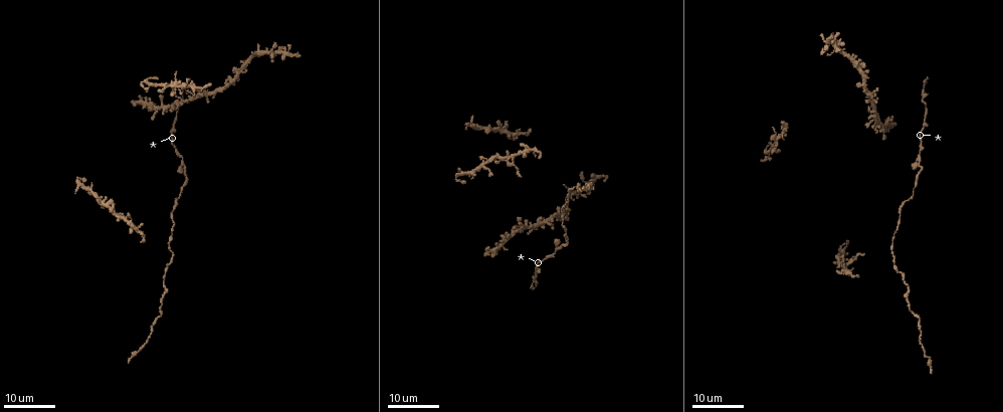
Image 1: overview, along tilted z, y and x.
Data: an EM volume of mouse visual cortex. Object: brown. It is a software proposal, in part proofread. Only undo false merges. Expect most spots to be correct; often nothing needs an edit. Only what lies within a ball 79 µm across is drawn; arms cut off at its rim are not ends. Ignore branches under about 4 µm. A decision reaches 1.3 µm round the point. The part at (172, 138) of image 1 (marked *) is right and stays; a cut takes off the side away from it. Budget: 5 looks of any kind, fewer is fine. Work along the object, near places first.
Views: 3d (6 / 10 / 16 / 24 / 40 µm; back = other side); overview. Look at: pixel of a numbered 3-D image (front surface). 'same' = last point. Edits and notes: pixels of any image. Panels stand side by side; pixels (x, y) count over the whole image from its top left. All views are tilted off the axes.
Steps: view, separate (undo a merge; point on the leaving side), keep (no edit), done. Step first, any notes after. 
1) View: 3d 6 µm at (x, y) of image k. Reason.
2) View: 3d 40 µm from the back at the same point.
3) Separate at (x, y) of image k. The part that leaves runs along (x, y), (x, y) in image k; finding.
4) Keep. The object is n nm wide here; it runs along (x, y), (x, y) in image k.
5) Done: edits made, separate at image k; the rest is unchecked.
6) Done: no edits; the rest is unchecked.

View: 3d 24 µm at (920, 320) of image 1.

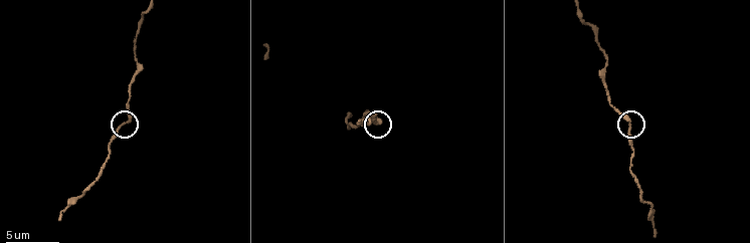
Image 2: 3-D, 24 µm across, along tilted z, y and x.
View: 3d 6 µm at (628, 127) of image 2.

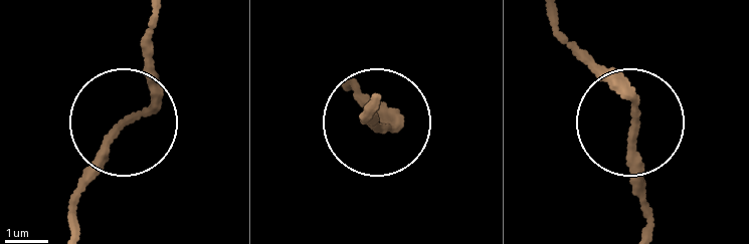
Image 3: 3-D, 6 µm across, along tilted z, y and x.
Keep. It runs along (552, 15), (634, 97), (644, 214) in image 3; continuous, no second neuron.

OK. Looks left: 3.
View: 3d 24 µm at (142, 235) of image 1. Sudden change in width.

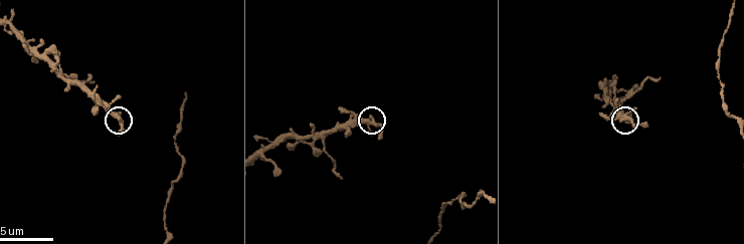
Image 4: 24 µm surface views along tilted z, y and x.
View: 3d 10 µm at (625, 117) of image 4.

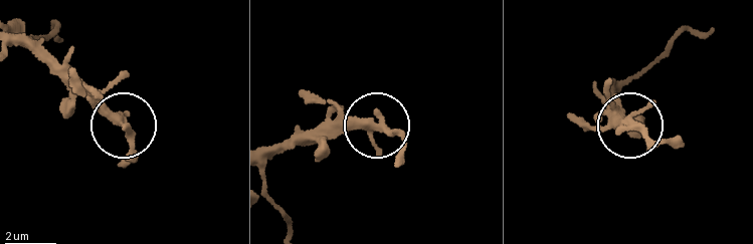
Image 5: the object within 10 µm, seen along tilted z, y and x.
Keep. The object is 280 nm wide here; all the same neuron.

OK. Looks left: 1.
Done: no edits; the rest is unchecked.

